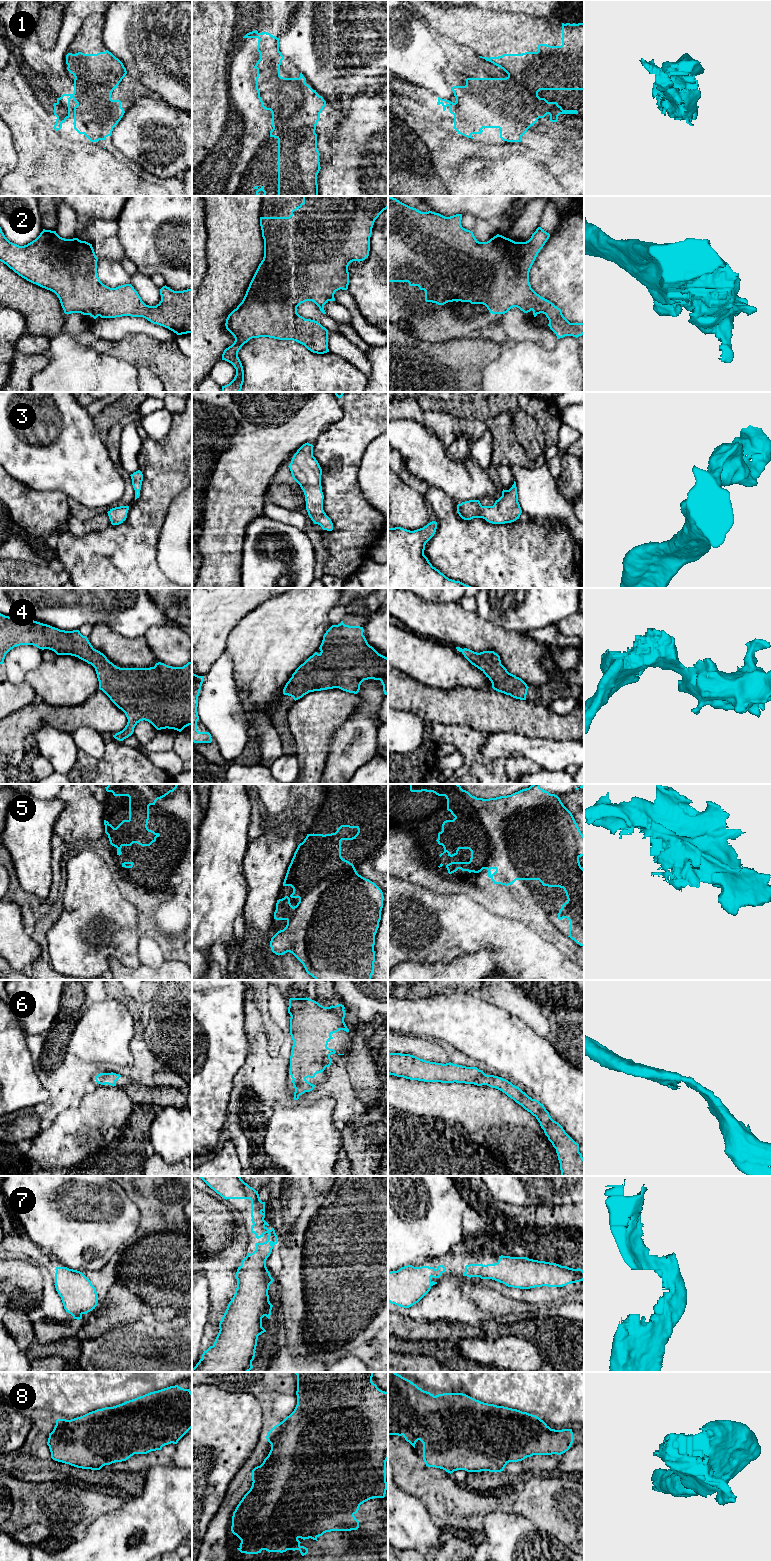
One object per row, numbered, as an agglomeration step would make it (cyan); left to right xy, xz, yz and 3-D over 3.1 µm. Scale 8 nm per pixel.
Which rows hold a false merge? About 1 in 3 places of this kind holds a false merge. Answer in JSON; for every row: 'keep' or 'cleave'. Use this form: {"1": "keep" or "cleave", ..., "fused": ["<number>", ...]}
{"1": "cleave", "2": "keep", "3": "keep", "4": "keep", "5": "keep", "6": "keep", "7": "keep", "8": "keep", "fused": ["1"]}

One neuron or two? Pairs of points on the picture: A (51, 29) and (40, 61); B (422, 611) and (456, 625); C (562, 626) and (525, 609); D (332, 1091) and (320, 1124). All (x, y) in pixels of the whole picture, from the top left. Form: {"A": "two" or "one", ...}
{"A": "one", "B": "one", "C": "two", "D": "two"}

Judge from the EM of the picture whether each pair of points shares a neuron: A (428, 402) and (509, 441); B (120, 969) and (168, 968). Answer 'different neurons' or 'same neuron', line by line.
A: different neurons
B: same neuron

